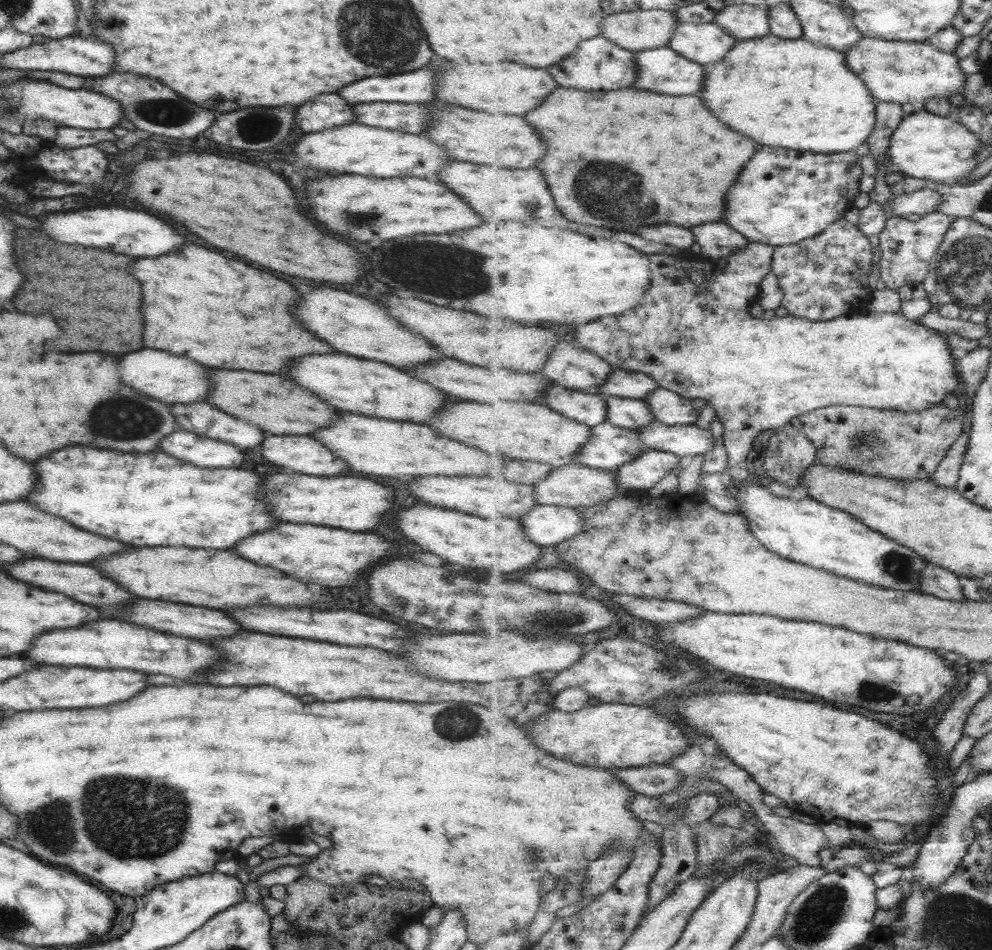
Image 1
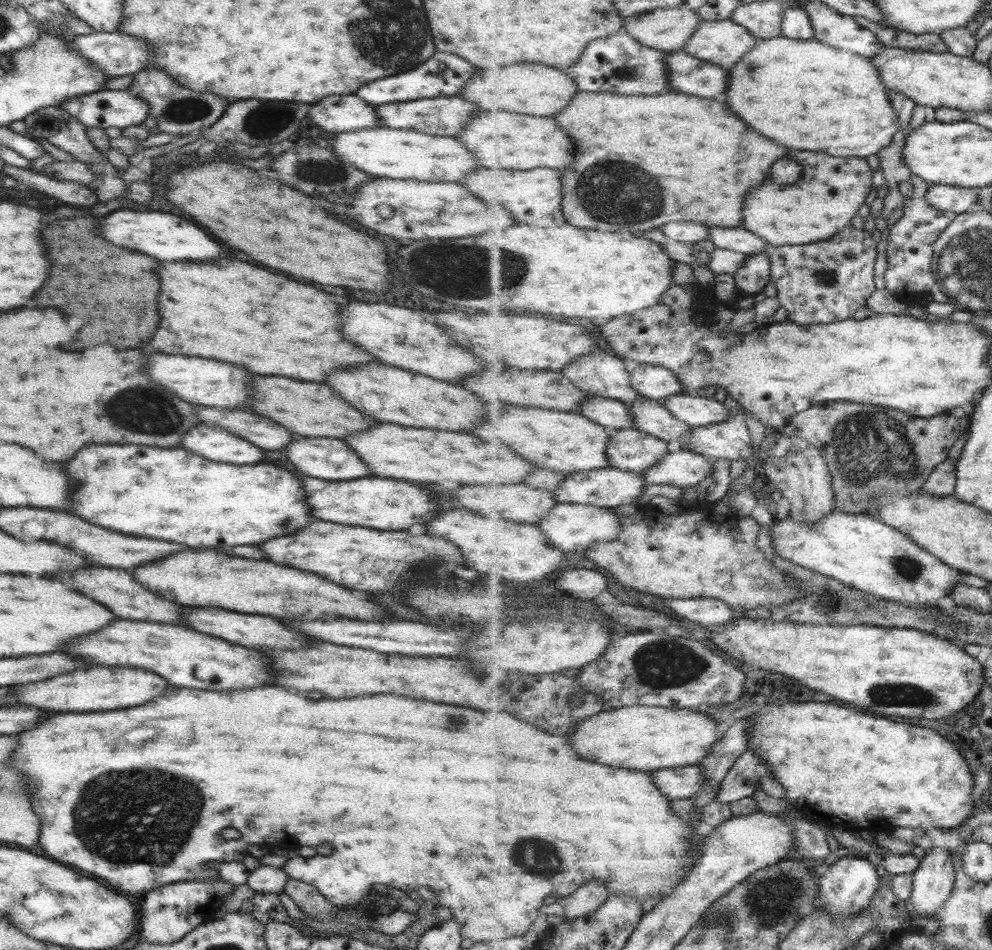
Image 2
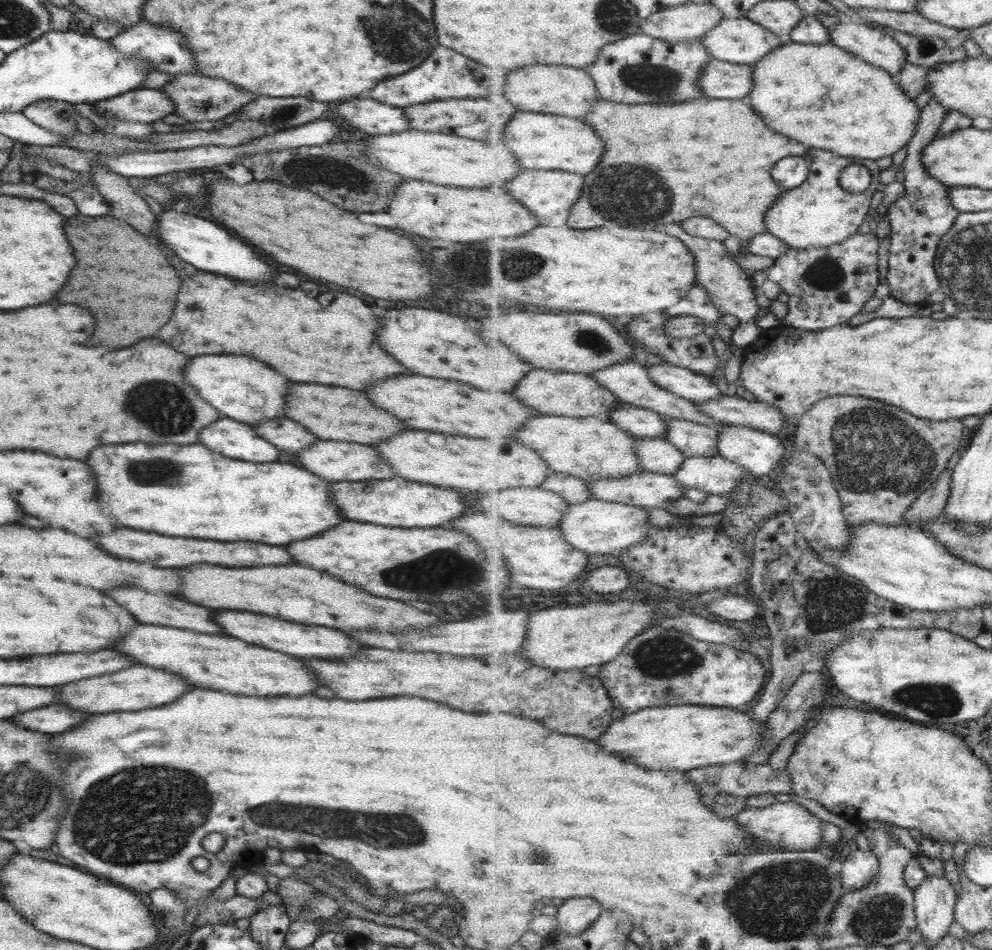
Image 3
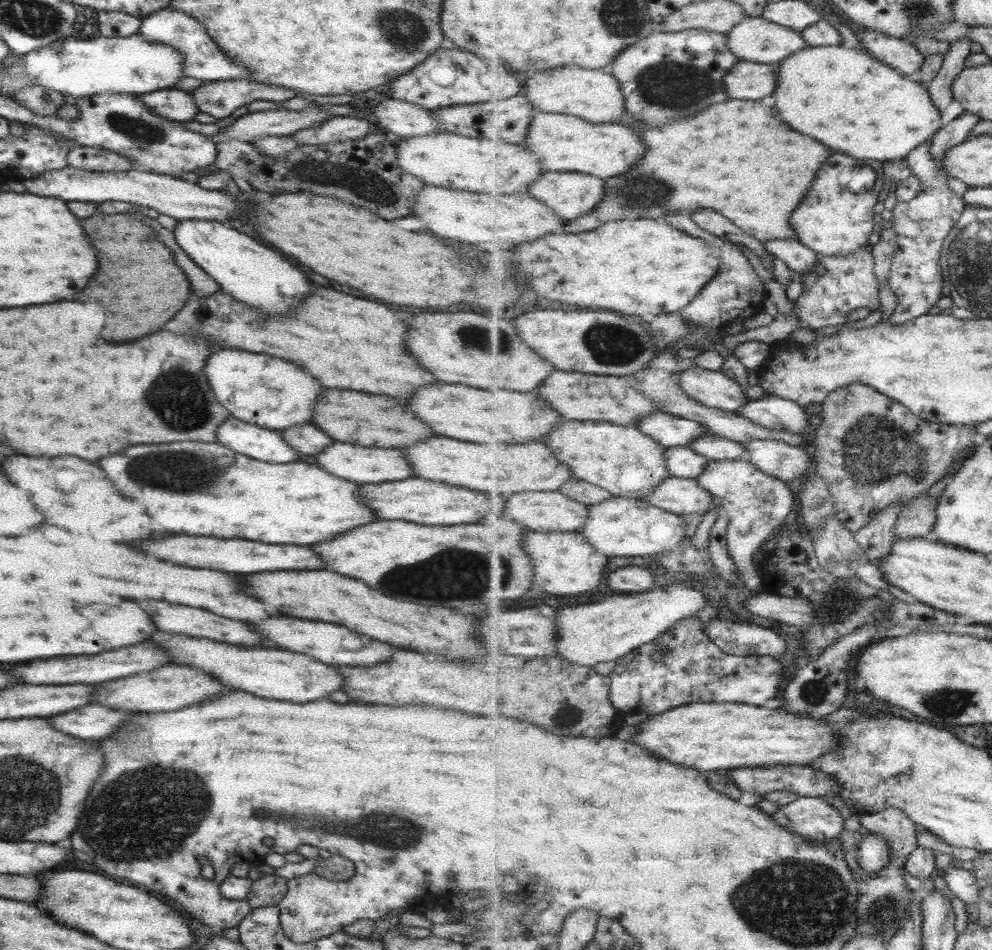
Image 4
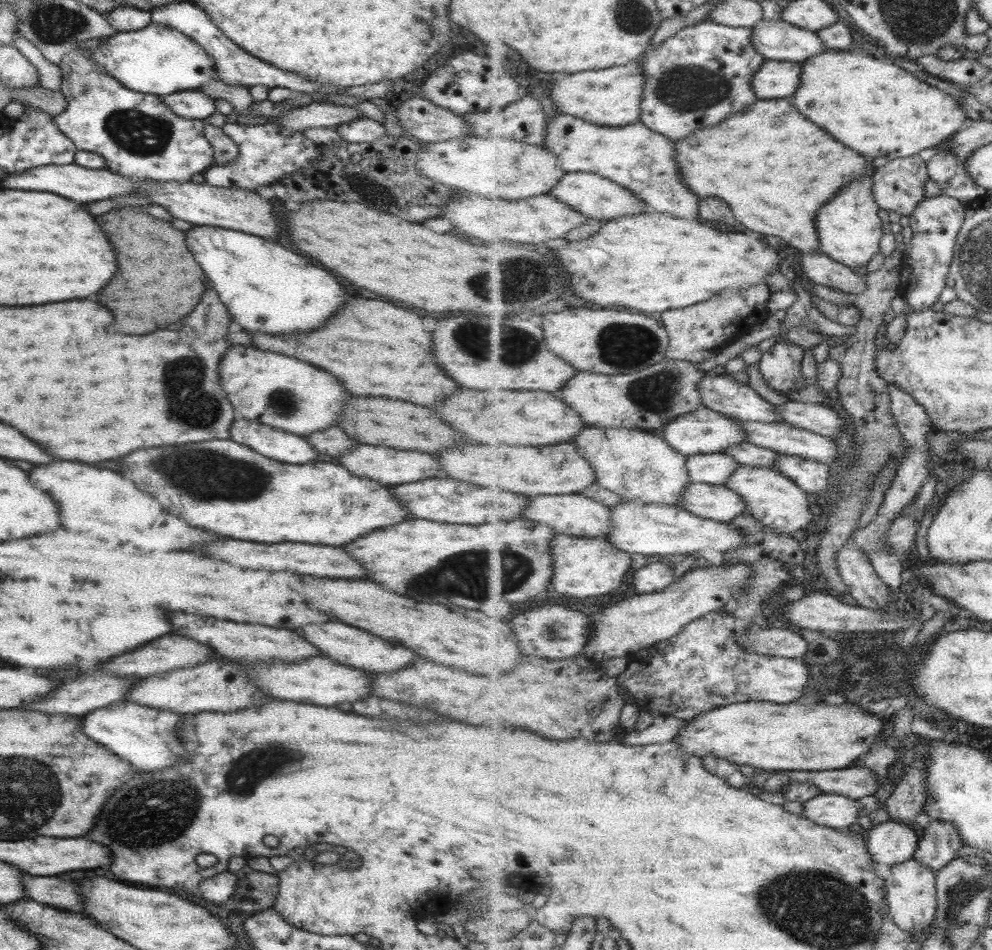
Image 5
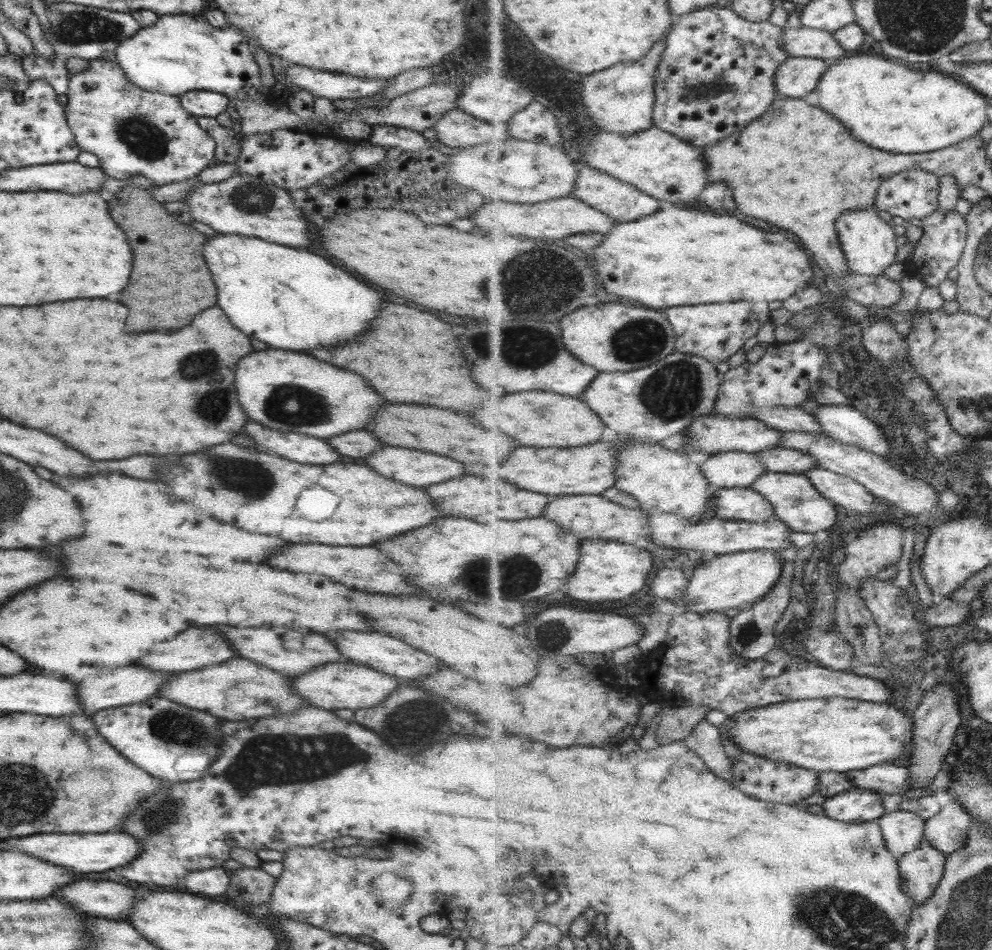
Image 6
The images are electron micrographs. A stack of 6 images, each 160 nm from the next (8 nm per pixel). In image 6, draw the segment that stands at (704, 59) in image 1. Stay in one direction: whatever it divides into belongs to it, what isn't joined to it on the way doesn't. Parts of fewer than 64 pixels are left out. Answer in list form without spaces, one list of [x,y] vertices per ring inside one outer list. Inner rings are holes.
[[[805,25],[799,28],[784,26],[781,44],[791,57],[821,58],[831,62],[850,54],[833,32],[807,28]]]

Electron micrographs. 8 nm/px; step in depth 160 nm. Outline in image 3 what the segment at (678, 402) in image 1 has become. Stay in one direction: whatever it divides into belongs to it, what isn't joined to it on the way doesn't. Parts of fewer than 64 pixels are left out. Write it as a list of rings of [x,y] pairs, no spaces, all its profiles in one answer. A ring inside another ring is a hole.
[[[723,395],[720,399],[698,403],[705,414],[731,425],[741,425],[757,430],[777,434],[787,419],[772,404],[757,400],[745,400],[742,397]]]

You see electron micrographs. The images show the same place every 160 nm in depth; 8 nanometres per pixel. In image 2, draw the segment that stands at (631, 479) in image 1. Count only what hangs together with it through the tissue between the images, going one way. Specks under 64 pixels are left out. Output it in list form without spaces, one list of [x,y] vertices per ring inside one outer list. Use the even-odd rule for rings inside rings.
[[[672,449],[665,460],[644,471],[648,484],[668,484],[683,487],[696,486],[713,472],[713,465],[703,454]]]

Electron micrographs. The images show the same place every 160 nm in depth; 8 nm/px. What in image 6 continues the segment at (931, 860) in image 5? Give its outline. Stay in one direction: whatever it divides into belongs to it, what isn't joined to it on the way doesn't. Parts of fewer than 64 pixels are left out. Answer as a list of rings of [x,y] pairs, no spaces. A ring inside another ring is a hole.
[[[939,791],[936,798],[941,808],[936,815],[927,819],[924,837],[935,848],[951,855],[966,845],[974,817],[950,793]]]

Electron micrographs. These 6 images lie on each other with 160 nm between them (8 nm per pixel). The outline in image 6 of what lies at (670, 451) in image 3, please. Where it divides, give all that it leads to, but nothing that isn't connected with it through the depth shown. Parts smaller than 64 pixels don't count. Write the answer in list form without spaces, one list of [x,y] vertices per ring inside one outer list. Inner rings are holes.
[[[720,452],[711,455],[700,469],[708,477],[713,490],[720,488],[750,487],[761,475],[767,474],[767,467],[763,464],[762,458],[756,453],[747,452]]]

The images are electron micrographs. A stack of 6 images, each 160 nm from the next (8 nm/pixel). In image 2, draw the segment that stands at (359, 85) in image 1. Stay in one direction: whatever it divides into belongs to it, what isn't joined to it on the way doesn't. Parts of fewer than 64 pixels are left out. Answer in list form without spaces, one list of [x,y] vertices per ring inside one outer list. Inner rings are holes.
[[[435,52],[429,60],[425,60],[425,64],[421,64],[419,68],[411,70],[411,72],[403,72],[397,76],[387,76],[373,82],[363,84],[355,96],[361,98],[363,102],[373,104],[389,104],[389,103],[403,103],[419,98],[433,99],[435,96],[453,96],[461,90],[463,82],[473,74],[473,66],[467,64],[465,60],[461,60],[459,56],[453,54],[443,54],[443,52]]]

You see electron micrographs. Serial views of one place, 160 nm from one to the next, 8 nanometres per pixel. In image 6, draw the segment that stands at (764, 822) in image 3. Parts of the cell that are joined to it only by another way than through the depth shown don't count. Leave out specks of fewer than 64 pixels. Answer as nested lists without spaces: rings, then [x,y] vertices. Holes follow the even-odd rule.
[[[849,789],[826,797],[821,804],[824,814],[845,822],[876,821],[885,814],[882,793],[873,790]]]

